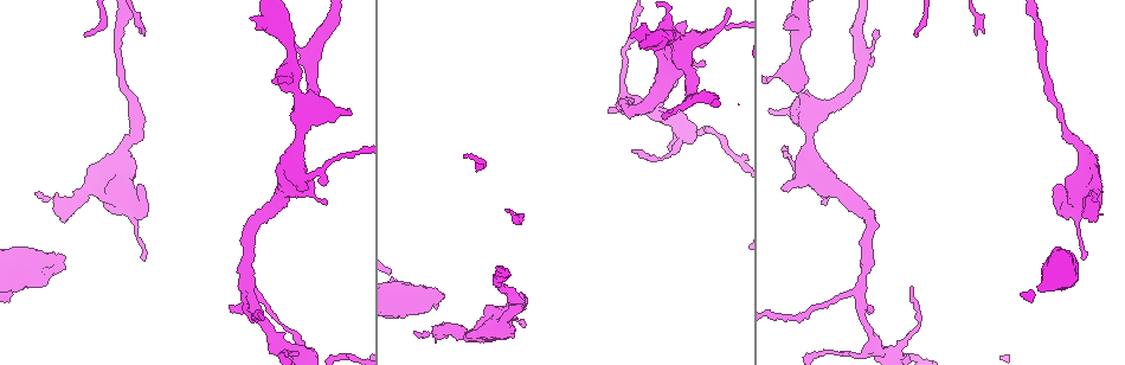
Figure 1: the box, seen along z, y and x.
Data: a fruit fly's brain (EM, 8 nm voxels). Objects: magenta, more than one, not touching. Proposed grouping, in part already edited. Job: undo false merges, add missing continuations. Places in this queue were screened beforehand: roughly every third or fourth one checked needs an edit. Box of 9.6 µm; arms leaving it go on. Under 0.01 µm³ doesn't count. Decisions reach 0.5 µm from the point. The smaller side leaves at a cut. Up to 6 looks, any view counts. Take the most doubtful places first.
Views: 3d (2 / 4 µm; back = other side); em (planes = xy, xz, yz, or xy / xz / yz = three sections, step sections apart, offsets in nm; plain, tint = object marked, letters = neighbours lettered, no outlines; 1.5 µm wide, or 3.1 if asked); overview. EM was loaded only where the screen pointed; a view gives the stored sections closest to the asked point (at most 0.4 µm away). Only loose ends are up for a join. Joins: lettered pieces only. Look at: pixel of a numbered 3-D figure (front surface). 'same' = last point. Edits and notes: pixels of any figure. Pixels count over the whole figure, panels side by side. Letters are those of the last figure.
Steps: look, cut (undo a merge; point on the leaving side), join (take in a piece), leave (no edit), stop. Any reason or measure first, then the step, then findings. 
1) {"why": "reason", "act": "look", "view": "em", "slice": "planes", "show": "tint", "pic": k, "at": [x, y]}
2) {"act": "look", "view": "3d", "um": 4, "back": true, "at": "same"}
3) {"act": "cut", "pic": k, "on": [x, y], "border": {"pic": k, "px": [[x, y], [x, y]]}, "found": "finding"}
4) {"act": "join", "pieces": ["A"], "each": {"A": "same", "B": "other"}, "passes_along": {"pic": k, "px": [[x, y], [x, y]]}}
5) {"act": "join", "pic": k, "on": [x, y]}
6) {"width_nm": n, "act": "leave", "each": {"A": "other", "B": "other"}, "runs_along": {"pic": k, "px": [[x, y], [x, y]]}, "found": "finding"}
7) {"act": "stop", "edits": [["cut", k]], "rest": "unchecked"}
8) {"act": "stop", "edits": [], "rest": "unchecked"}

{"why": "stops while still wide", "act": "look", "view": "em", "slice": "planes", "show": "letters", "pic": 1, "at": [633, 37]}

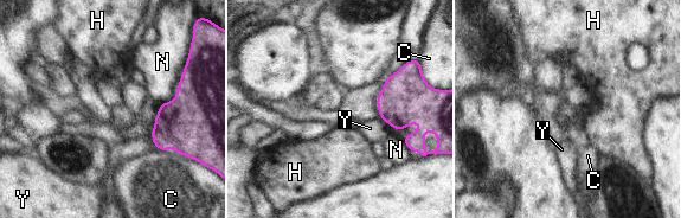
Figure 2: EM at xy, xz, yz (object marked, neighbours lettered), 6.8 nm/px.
{"longest_contact_nm": ["N", 460], "act": "leave", "each": {"C": "other", "H": "other", "N": "other", "Y": "other"}, "border": {"pic": 2, "px": [[191, 46], [177, 95], [160, 104]]}, "found": "none of them fits"}

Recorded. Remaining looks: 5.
{"why": "an open end", "act": "look", "view": "em", "slice": "planes", "show": "plain", "pic": 1, "at": [783, 186]}

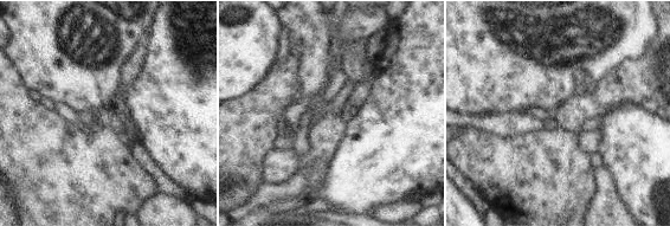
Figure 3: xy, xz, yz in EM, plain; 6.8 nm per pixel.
{"act": "look", "view": "em", "slice": "planes", "show": "letters", "at": "same"}

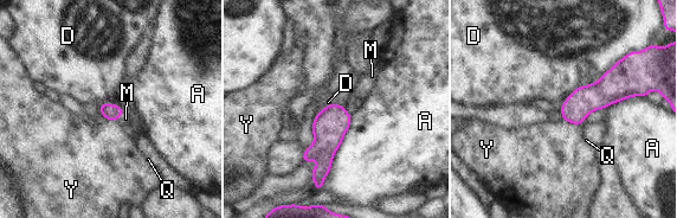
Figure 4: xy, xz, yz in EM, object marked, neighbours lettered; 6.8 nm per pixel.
{"act": "join", "pic": 4, "on": [126, 119], "each": {"A": "other", "D": "other", "M": "same", "Q": "other", "Y": "other"}, "passes_along": {"pic": 4, "px": [[111, 111], [120, 115], [126, 119]]}, "found": "it goes on there"}

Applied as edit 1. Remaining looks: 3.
{"why": "redraw", "act": "look", "view": "overview"}

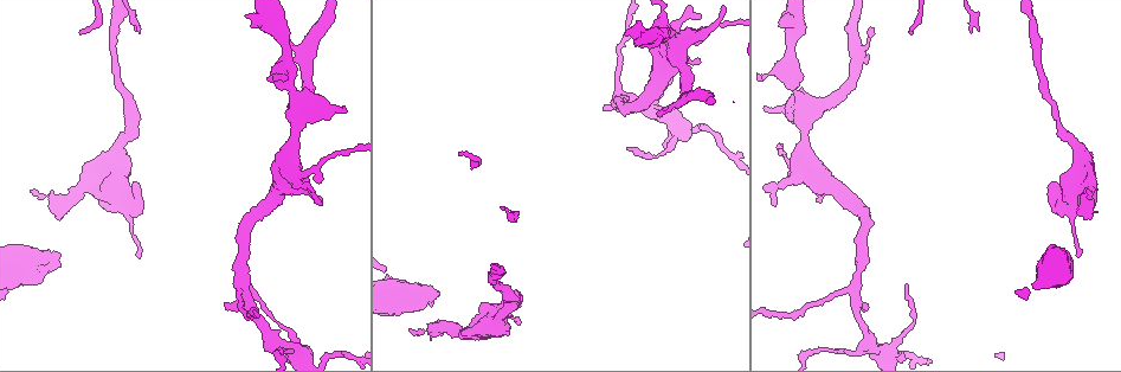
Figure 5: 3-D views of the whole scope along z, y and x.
{"why": "thick turns thin", "act": "look", "view": "3d", "um": 4, "pic": 5, "at": [1072, 142]}

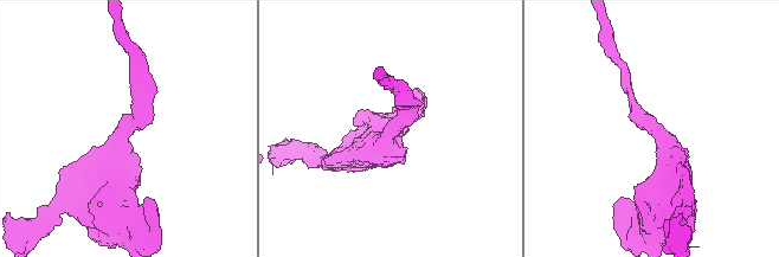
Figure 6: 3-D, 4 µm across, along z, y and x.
{"act": "look", "view": "em", "slice": "planes", "show": "letters", "pic": 6, "at": [654, 125]}

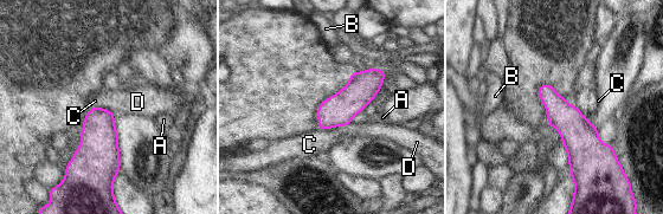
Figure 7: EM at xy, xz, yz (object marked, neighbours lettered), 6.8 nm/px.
{"width_nm": 80, "act": "leave", "each": {"A": "other", "B": "other", "C": "other", "D": "other"}, "runs_along": {"pic": 7, "px": [[381, 75], [373, 78], [321, 125]]}, "found": "continuous, no second cell"}

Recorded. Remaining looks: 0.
{"act": "stop", "edits": [["join", 4]], "rest": "unchecked"}

